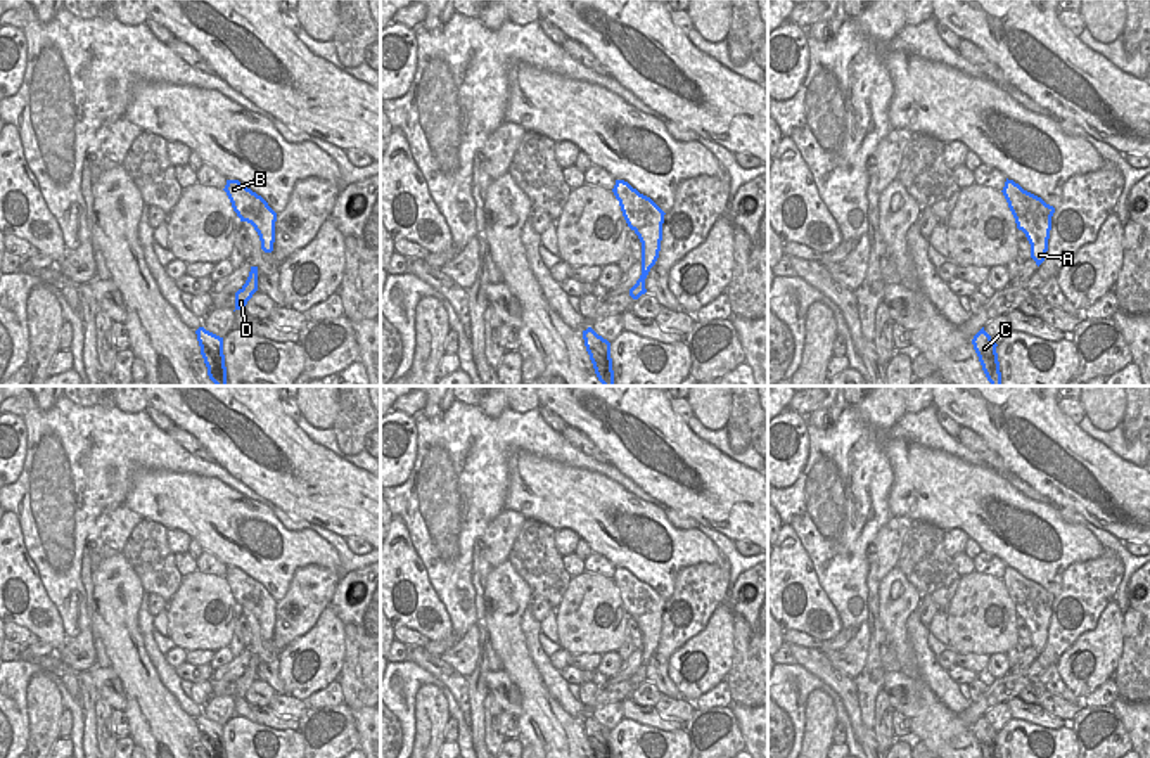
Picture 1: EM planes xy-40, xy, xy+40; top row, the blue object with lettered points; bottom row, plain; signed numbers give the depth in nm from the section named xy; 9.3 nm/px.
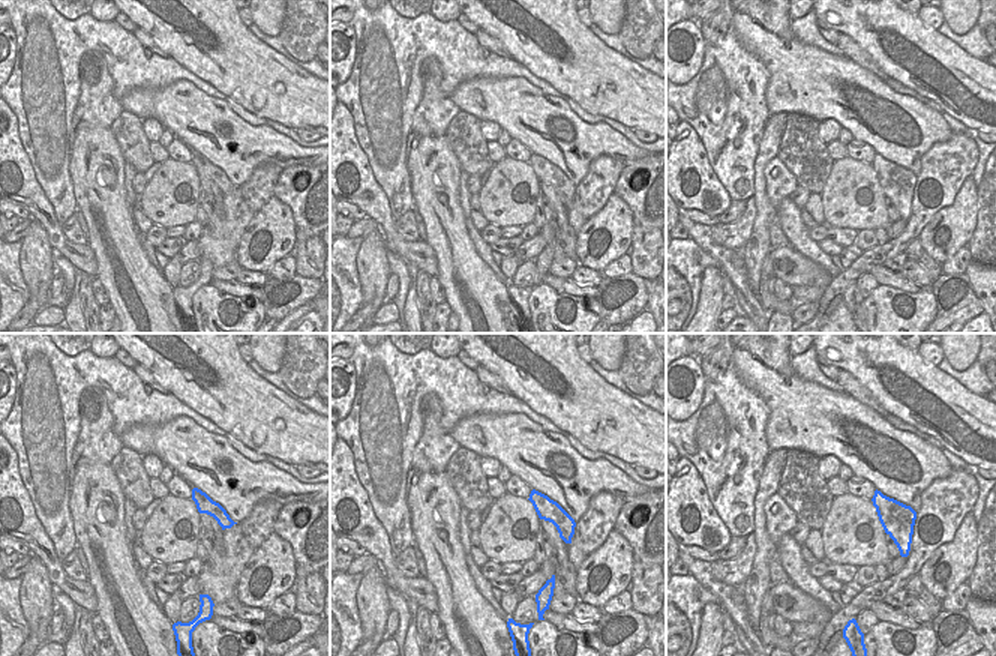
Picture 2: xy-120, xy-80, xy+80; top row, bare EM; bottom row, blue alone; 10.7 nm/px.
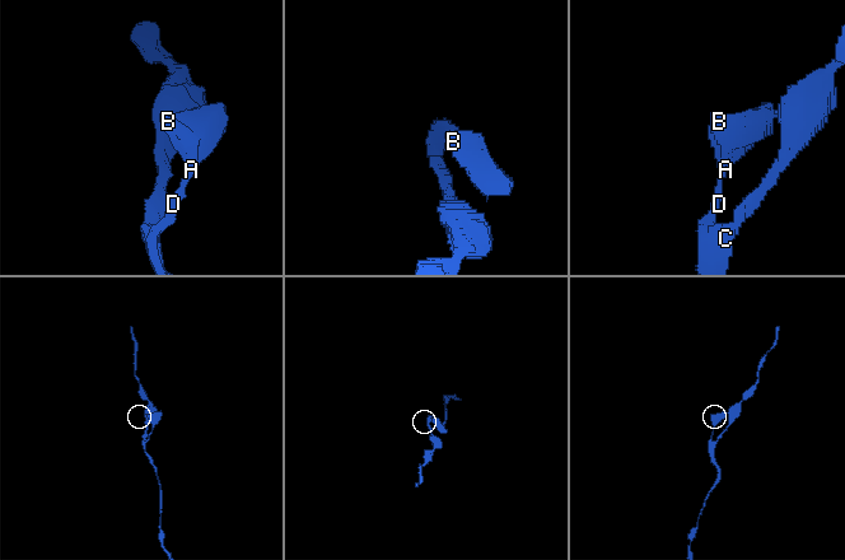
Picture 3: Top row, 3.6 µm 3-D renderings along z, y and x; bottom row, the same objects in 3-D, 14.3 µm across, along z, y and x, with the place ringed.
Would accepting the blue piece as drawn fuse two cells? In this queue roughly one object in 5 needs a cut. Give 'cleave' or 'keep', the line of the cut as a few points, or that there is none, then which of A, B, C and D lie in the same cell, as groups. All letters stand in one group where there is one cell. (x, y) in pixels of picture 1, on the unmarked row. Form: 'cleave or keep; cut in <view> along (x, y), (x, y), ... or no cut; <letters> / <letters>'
keep; no cut; A B C D

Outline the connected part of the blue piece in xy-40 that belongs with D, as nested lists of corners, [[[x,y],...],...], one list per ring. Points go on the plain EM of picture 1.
[[[251,654],[246,671],[235,680],[235,697],[244,697],[247,689],[258,678],[258,654]]]

